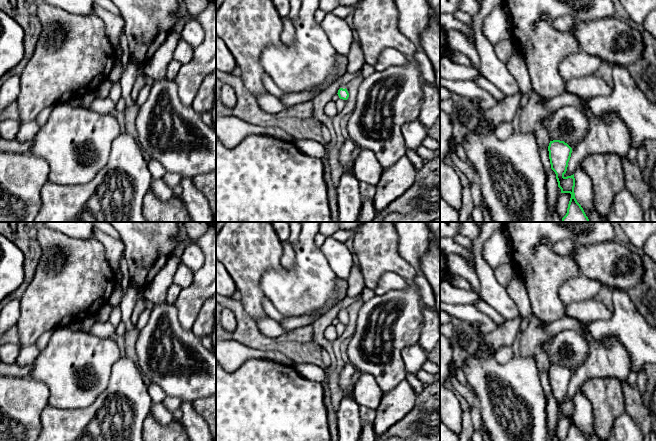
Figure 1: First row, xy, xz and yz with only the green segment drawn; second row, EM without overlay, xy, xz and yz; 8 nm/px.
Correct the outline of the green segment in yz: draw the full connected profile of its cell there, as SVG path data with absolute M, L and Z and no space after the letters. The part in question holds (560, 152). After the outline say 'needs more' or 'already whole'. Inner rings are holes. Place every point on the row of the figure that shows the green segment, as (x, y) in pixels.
M553 140L549 143L548 151L551 169L556 174L558 187L561 189L561 193L571 194L567 213L562 218L562 222L589 222L589 219L586 216L583 208L575 198L574 174L567 177L564 176L567 171L568 162L572 153L572 148L564 141Z; already whole

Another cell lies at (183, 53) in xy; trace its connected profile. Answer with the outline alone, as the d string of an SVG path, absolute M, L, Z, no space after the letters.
M181 38L174 49L173 59L179 62L181 65L186 64L193 58L193 53L194 48Z

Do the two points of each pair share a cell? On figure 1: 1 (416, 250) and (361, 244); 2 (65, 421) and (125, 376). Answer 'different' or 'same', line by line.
1: different
2: same

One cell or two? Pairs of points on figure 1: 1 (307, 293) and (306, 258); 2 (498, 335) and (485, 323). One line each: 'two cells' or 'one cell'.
1: one cell
2: two cells

